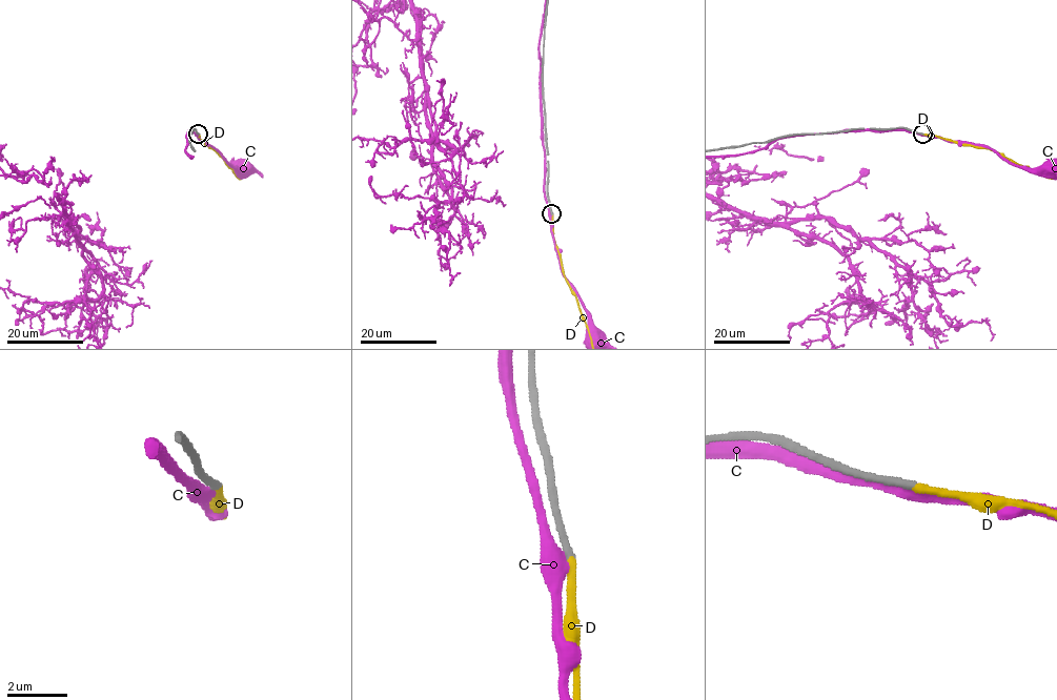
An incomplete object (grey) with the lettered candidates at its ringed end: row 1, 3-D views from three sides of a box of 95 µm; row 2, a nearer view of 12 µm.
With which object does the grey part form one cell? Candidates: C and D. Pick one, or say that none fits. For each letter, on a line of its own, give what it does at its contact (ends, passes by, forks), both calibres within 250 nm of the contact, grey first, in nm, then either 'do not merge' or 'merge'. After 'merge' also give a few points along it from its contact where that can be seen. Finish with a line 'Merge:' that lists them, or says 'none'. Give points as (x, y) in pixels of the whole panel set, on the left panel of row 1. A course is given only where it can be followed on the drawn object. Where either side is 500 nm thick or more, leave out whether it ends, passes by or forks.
C: it passes by; calibres 280 and 480 nm; do not merge
D: it ends; calibres 280 and 260 nm; merge; course (198, 135), (239, 177)
Merge: D

